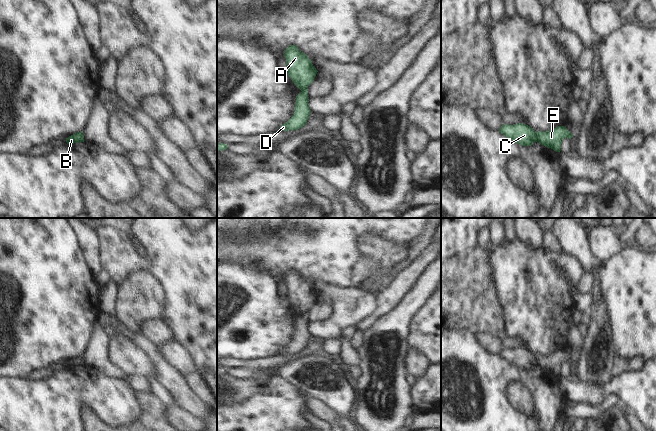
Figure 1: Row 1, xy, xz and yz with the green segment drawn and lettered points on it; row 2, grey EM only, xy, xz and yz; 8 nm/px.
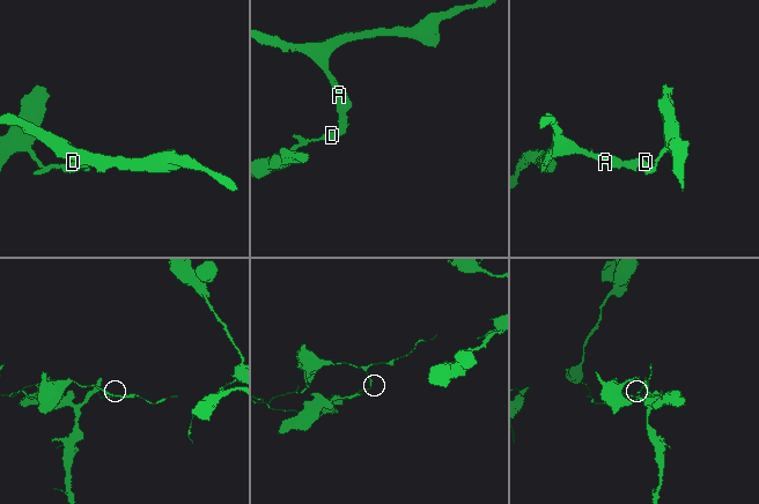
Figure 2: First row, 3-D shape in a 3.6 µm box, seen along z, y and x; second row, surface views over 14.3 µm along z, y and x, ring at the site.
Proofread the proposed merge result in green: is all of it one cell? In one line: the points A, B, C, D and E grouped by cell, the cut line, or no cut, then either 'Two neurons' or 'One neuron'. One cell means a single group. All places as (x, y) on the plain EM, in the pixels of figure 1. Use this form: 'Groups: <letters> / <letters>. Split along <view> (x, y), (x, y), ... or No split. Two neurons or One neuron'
Groups: A B C / D E. Split along yz (535, 356), (537, 364). Two neurons.

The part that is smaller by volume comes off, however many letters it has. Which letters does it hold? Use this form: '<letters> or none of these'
A, B, C

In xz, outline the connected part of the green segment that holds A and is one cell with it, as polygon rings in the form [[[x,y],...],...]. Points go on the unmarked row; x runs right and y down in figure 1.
[[[289,269],[285,273],[284,281],[286,282],[288,300],[293,307],[300,314],[307,313],[318,296],[312,285],[296,269]]]

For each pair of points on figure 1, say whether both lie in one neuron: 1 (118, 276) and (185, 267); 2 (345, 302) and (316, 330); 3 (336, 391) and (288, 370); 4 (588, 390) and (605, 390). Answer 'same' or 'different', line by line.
1: same
2: same
3: same
4: same

